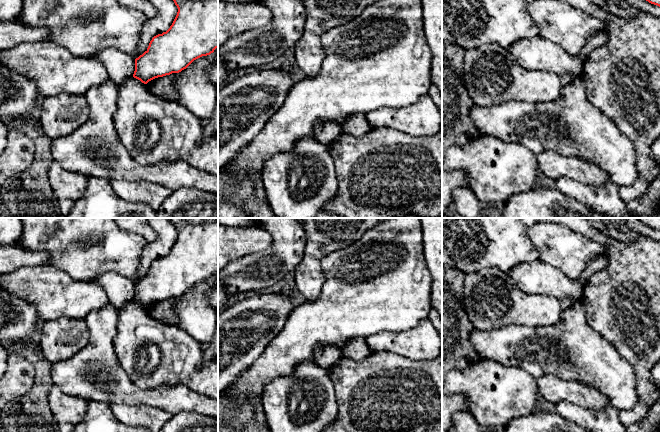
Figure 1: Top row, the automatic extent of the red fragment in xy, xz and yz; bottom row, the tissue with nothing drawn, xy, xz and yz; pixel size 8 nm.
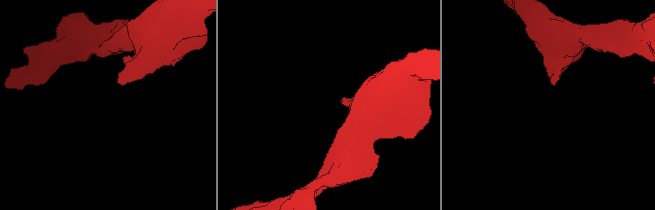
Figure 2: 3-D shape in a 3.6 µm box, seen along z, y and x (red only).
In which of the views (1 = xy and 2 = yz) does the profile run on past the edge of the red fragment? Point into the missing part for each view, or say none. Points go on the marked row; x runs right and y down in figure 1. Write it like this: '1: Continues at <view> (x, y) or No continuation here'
1: No continuation here
2: No continuation here

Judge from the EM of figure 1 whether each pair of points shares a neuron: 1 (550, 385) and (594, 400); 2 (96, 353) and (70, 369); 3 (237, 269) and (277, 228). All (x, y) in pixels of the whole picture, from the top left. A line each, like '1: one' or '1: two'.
1: one
2: one
3: one

